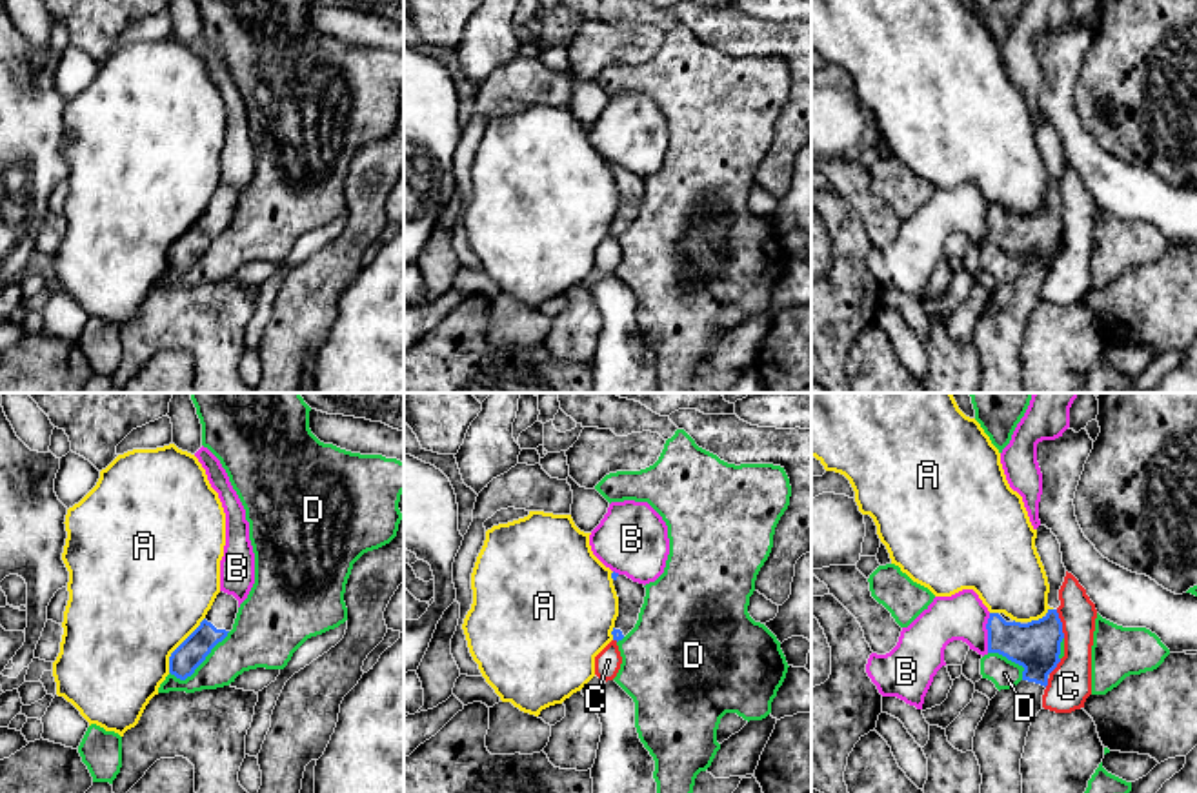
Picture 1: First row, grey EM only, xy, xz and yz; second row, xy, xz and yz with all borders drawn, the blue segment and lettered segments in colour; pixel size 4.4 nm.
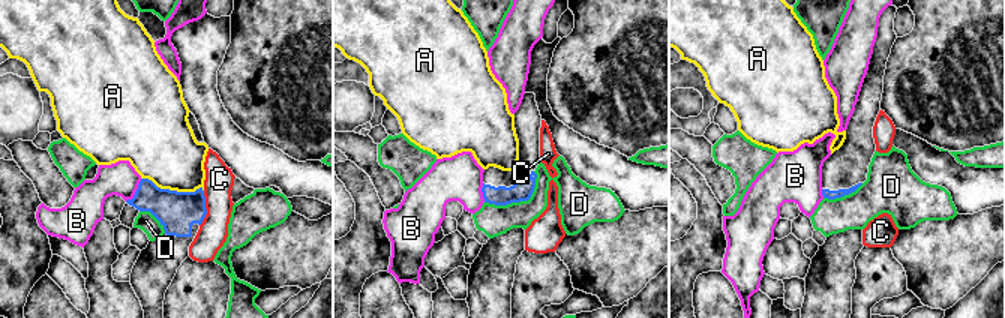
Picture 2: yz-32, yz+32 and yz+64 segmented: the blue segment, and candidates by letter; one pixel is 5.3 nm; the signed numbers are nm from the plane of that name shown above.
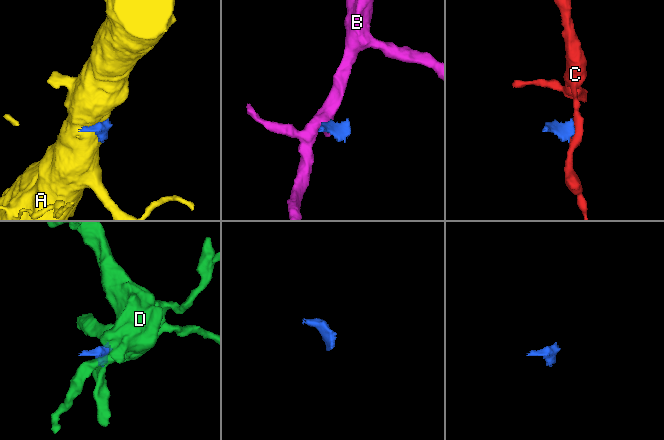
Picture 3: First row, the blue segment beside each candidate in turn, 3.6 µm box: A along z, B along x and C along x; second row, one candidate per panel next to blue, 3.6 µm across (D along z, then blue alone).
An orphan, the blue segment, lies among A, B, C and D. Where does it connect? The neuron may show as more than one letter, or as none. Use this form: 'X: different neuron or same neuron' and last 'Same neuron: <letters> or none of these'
A: different neuron
B: different neuron
C: different neuron
D: different neuron
Same neuron: none of these

